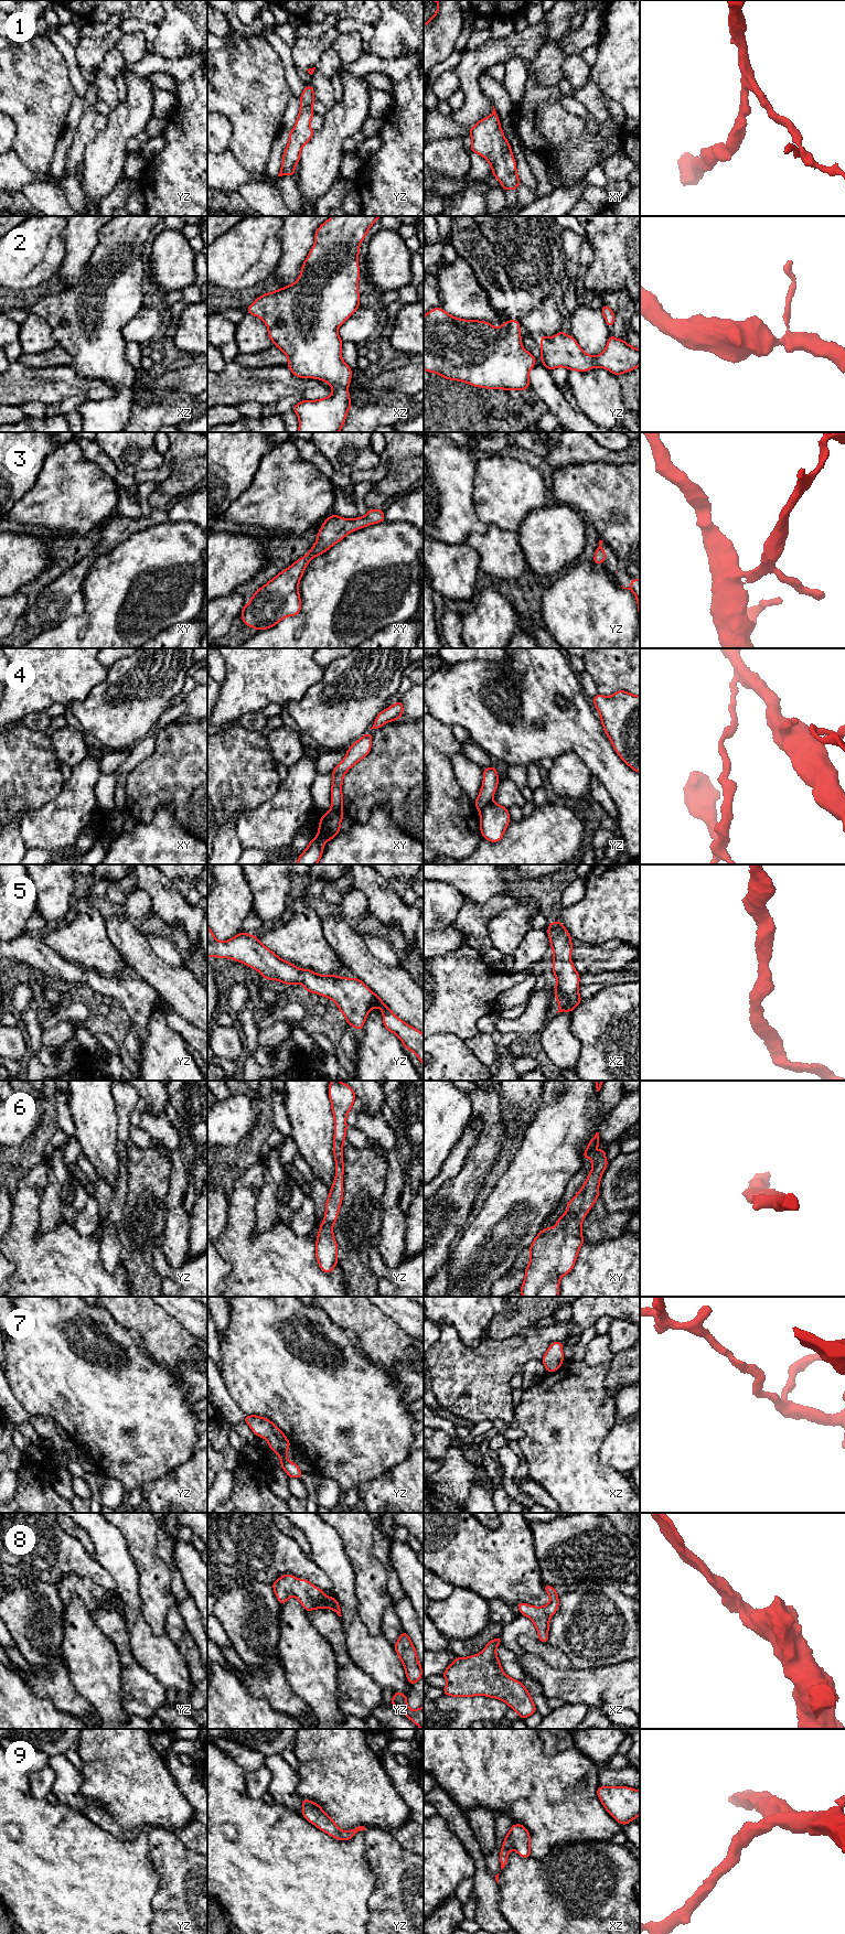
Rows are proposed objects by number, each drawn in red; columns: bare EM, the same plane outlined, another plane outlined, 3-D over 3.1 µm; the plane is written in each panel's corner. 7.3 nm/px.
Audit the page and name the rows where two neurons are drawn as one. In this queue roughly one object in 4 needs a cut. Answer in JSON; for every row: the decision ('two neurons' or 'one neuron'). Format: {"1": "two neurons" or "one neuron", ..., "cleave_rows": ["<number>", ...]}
{"1": "one neuron", "2": "one neuron", "3": "one neuron", "4": "two neurons", "5": "one neuron", "6": "one neuron", "7": "one neuron", "8": "one neuron", "9": "one neuron", "cleave_rows": ["4"]}

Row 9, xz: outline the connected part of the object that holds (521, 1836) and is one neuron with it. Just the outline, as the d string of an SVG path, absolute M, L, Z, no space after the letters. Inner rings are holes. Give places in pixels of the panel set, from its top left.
M514 1824L504 1837L500 1854L501 1870L507 1865L507 1856L511 1849L514 1849L522 1858L530 1858L530 1842L531 1836L528 1830L521 1824Z

